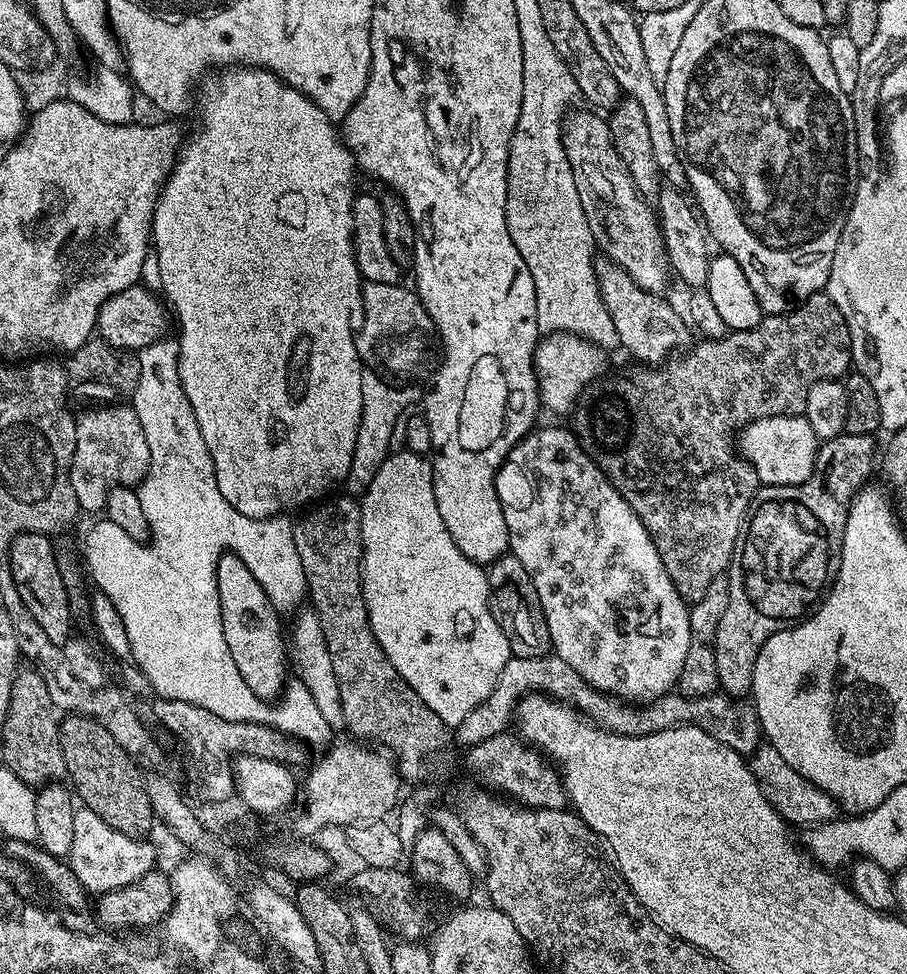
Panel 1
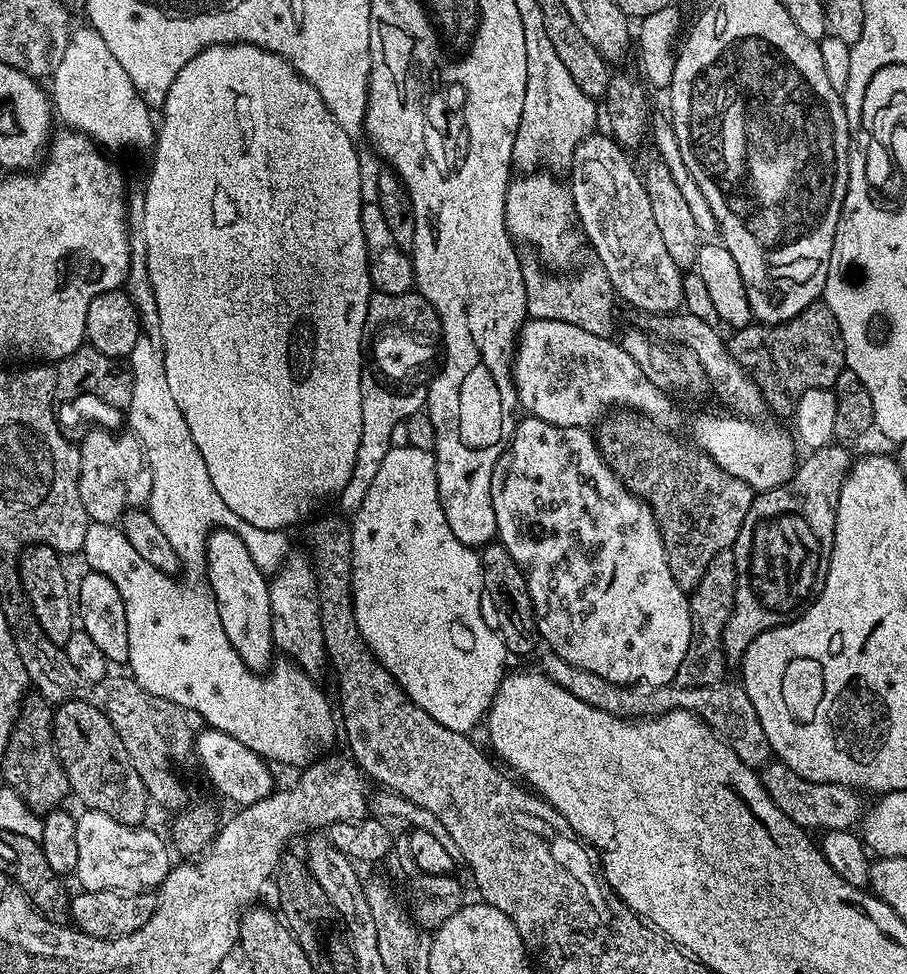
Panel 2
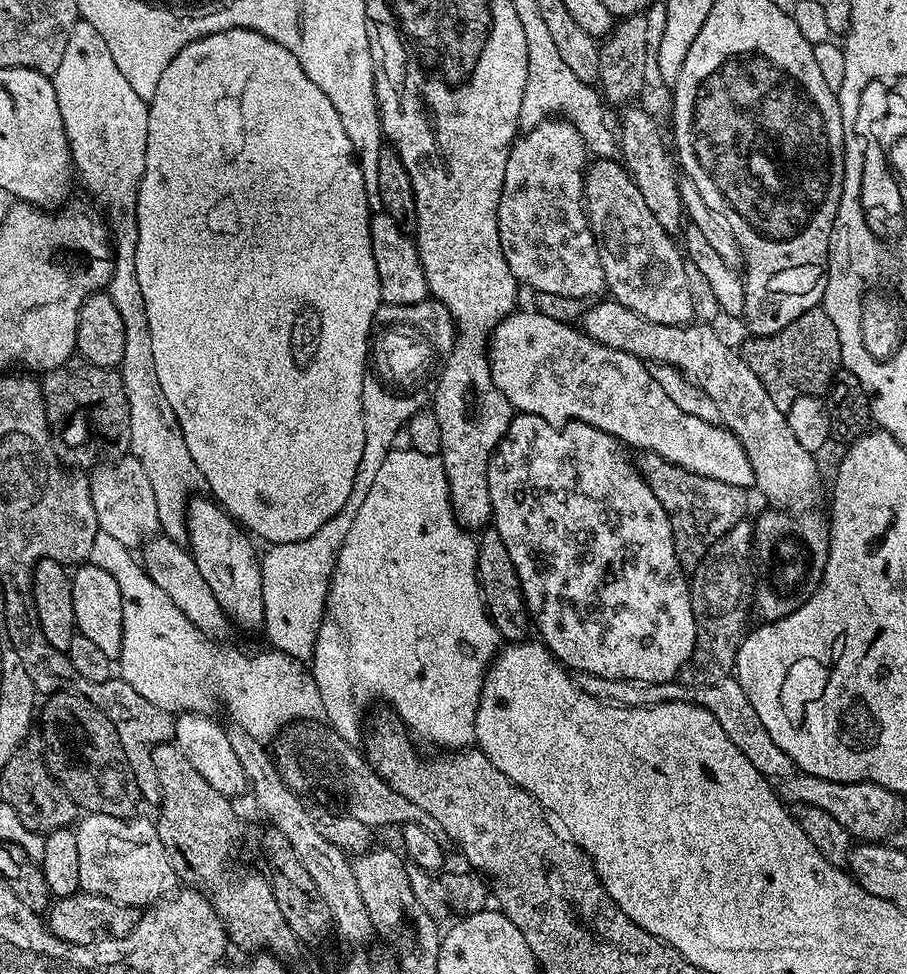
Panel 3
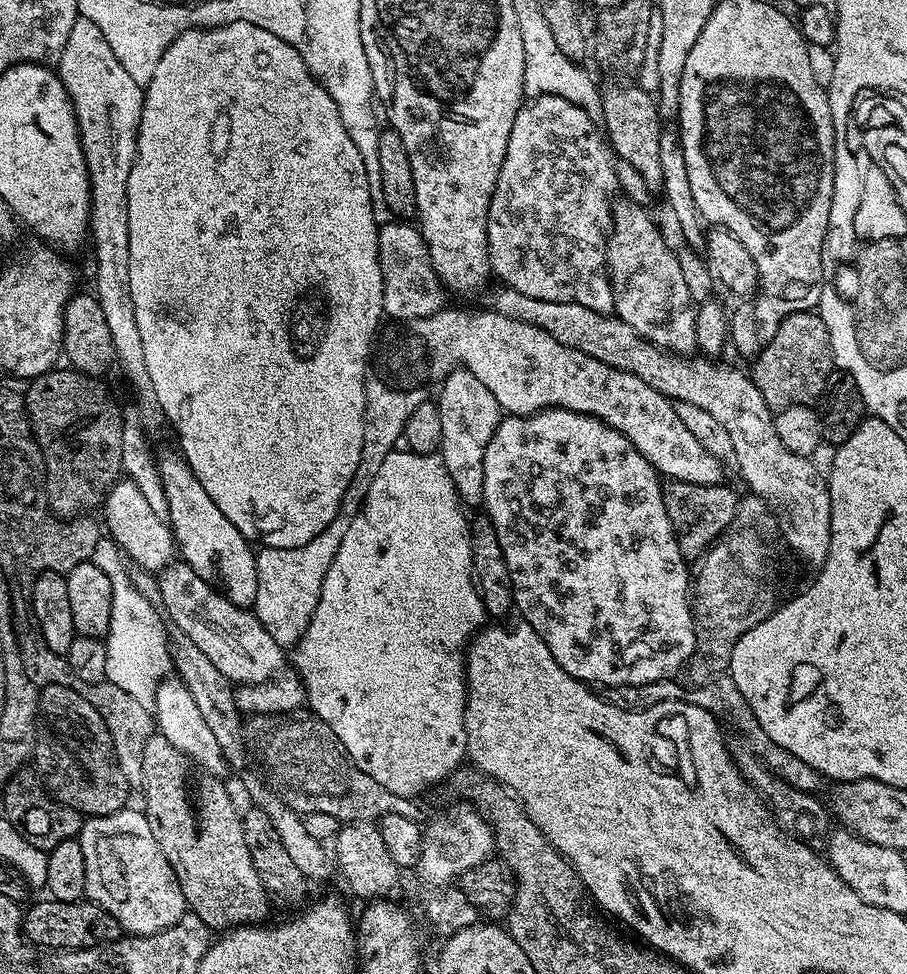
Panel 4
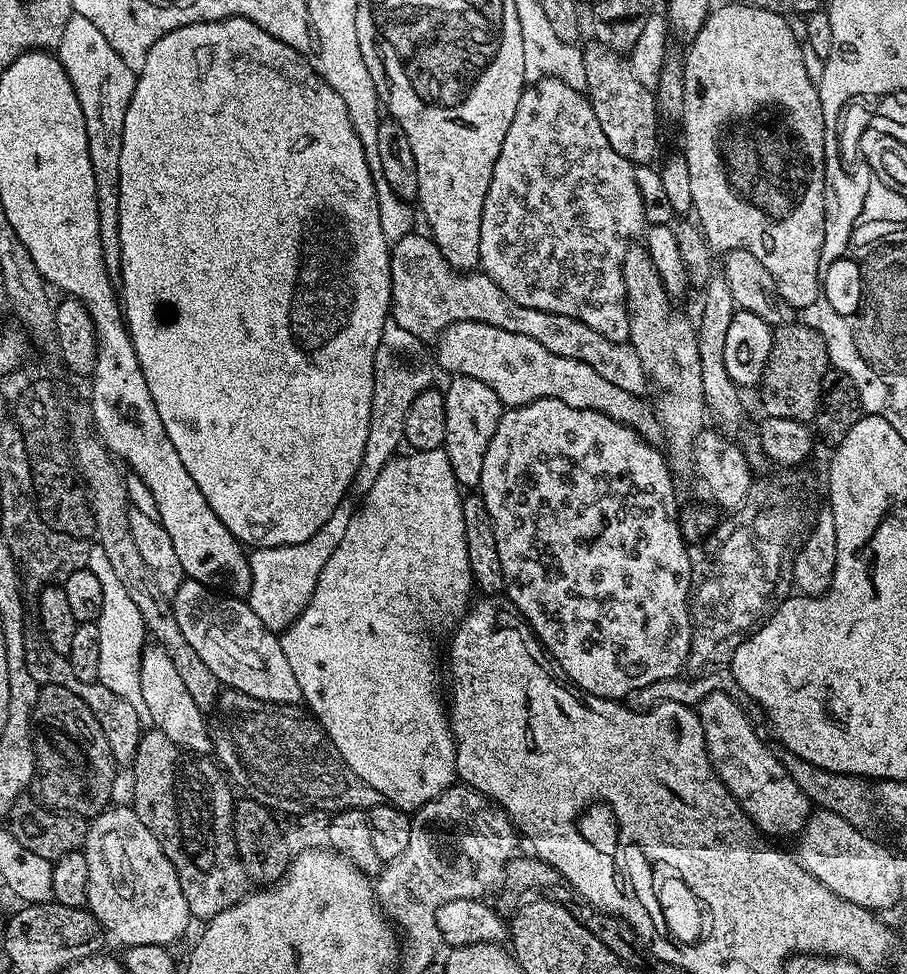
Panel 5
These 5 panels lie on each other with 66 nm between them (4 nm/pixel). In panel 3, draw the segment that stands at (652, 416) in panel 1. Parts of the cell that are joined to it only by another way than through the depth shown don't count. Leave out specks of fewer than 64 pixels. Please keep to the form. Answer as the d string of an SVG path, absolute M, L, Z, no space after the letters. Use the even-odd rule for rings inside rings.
M817 306L806 310L778 334L748 338L742 348L744 361L758 374L762 386L774 398L774 406L787 410L798 398L827 393L834 374L841 368L838 330L827 311ZM640 452L638 467L640 476L654 490L654 498L662 502L662 510L666 510L668 521L672 527L674 538L674 554L680 565L686 570L694 570L702 562L702 558L711 553L713 546L721 543L728 531L745 519L744 511L748 508L748 495L745 489L738 486L730 486L726 482L718 482L714 478L696 476L690 470L686 470L677 464L666 462L666 458L656 456L653 452Z

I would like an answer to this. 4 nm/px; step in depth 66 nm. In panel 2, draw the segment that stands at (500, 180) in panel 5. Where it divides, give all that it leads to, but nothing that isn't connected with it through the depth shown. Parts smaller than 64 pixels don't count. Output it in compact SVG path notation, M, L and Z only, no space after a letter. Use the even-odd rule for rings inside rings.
M532 170L509 179L504 199L504 221L513 241L530 244L555 273L563 273L582 245L571 187L548 170Z

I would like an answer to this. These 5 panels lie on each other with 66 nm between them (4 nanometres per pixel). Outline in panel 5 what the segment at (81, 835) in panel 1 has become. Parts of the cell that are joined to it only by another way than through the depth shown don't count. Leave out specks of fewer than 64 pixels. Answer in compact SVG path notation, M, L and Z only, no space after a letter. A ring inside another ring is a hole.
M109 806L95 817L88 825L88 833L84 839L82 849L86 858L86 866L90 866L88 879L87 909L93 912L98 922L104 927L105 933L116 940L121 940L121 945L135 946L138 944L163 944L172 946L172 943L188 928L190 913L186 894L182 894L182 886L178 882L178 874L166 858L158 838L142 826L142 818L131 806L115 808Z

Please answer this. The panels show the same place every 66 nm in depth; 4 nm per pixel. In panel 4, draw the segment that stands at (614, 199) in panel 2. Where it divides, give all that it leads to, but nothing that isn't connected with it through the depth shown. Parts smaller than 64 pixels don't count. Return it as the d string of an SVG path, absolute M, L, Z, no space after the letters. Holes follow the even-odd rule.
M624 198L613 207L612 209L612 227L608 233L608 279L612 281L612 306L615 315L620 317L620 320L626 322L628 326L634 326L634 330L638 330L638 334L643 340L649 340L657 348L663 348L672 354L692 354L697 351L697 344L695 338L695 320L697 305L690 298L690 290L686 286L686 281L682 278L682 266L678 266L678 258L674 248L664 241L662 233L656 229L656 224L652 221L651 211L647 207L635 204L634 201Z

